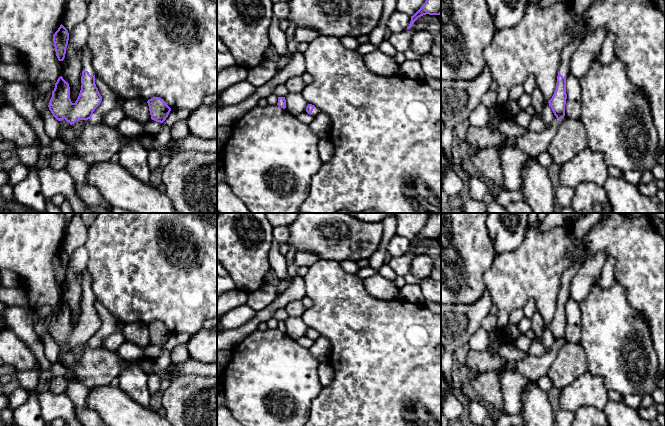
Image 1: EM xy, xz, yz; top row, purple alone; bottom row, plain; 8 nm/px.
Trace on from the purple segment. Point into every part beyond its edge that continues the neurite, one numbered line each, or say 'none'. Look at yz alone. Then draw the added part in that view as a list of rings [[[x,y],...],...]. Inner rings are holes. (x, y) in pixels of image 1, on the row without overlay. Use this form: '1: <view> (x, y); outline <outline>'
1: yz (567, 276); outline [[[575,261],[563,272],[559,289],[559,296],[563,301],[568,300],[570,284],[581,267],[581,261]]]

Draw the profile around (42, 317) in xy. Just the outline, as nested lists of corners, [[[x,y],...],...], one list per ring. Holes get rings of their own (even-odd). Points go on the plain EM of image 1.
[[[44,305],[34,311],[33,315],[34,330],[42,339],[45,356],[51,363],[57,362],[57,354],[59,351],[59,345],[53,340],[48,331],[54,312],[54,308],[49,305]]]

